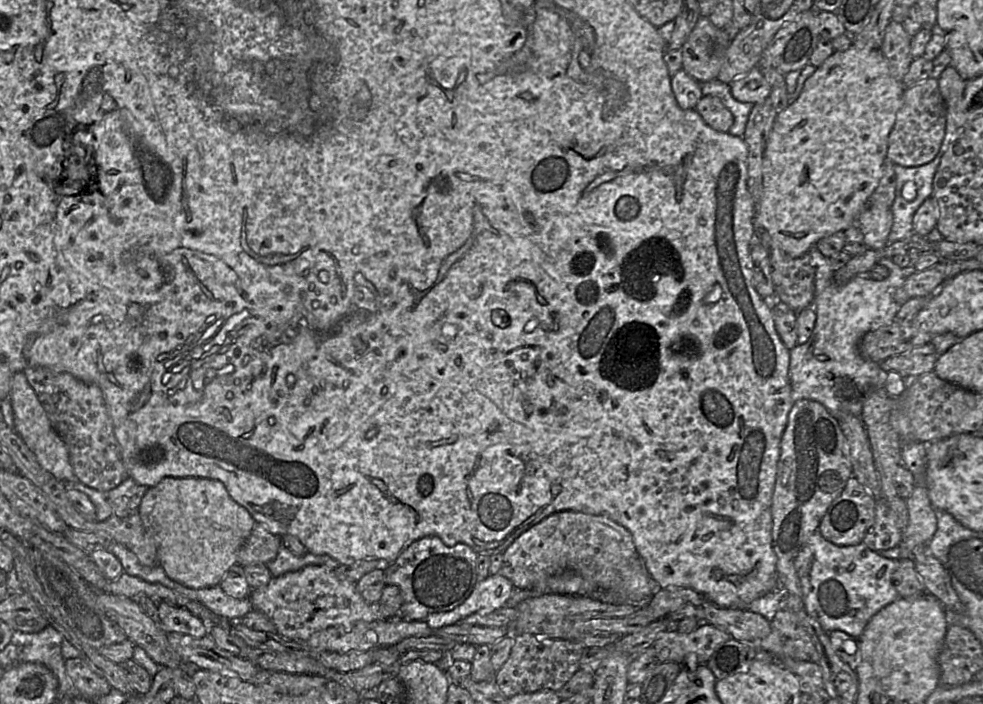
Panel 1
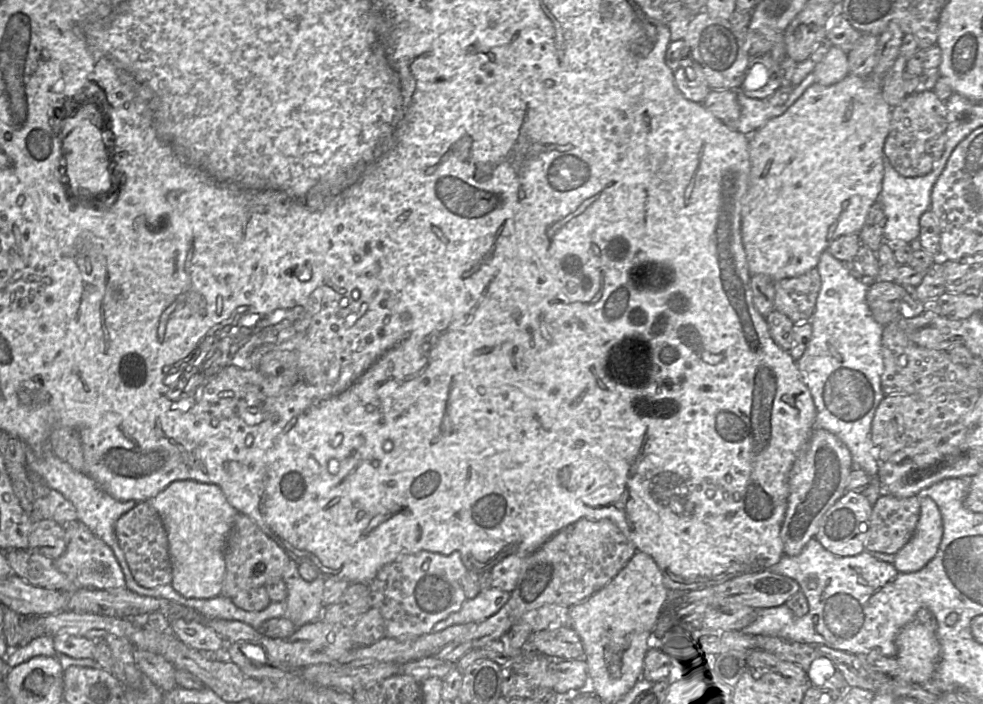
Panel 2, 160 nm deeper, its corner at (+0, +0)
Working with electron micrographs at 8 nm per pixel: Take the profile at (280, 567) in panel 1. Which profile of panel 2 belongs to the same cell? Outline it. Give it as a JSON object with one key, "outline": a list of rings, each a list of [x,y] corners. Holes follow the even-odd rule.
{"outline":[[[291,559],[288,563],[282,576],[287,586],[285,617],[297,627],[324,621],[323,595],[328,577],[320,573],[315,580],[307,581],[301,576],[295,560]]]}

